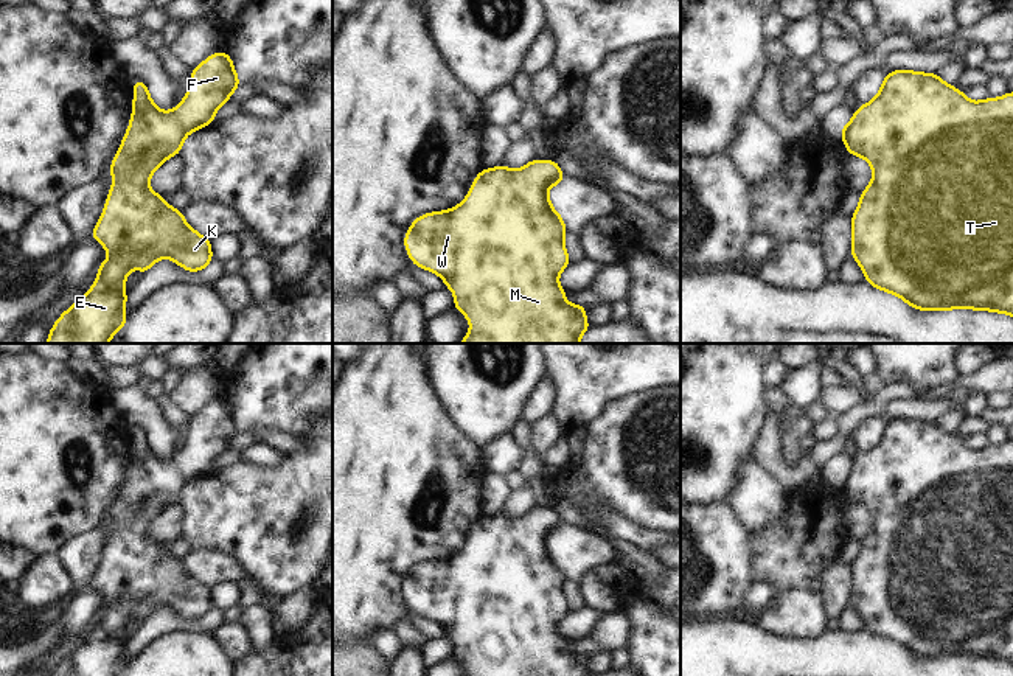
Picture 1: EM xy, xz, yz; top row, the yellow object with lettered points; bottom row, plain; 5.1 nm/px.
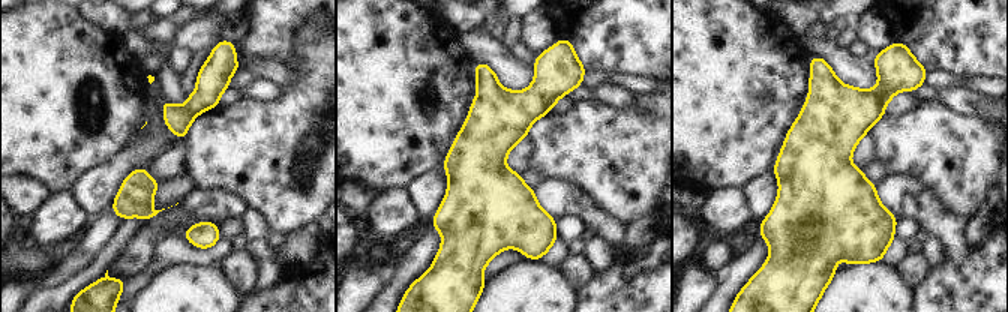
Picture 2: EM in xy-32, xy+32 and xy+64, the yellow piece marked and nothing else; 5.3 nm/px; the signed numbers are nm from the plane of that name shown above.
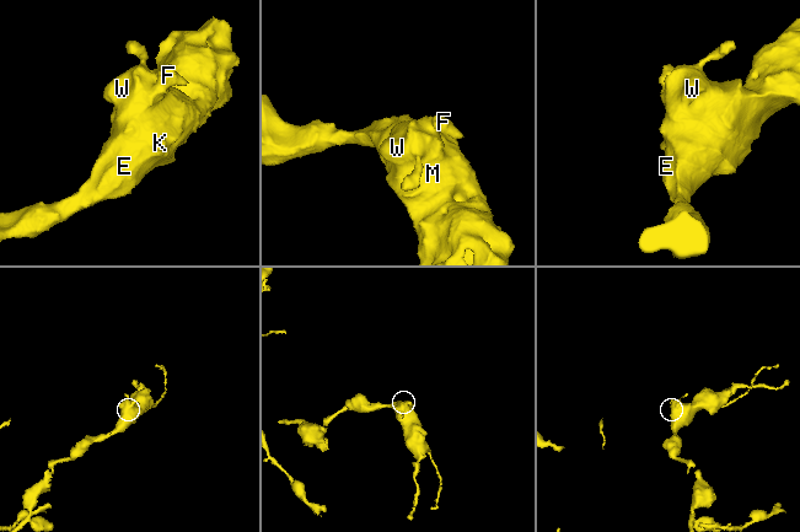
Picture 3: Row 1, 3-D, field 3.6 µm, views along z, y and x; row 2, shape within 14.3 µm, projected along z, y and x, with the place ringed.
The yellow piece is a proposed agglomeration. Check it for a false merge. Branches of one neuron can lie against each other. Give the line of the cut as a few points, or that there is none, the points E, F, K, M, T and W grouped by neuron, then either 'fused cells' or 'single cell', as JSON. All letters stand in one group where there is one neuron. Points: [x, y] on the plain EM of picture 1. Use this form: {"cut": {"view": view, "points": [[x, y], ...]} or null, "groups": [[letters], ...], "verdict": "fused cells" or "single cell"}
{"cut": null, "groups": [["E", "F", "K", "M", "T", "W"]], "verdict": "single cell"}

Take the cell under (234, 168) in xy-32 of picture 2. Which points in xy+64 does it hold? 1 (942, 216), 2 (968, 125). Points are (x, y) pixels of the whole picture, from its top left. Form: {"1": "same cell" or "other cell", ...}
{"1": "other cell", "2": "same cell"}

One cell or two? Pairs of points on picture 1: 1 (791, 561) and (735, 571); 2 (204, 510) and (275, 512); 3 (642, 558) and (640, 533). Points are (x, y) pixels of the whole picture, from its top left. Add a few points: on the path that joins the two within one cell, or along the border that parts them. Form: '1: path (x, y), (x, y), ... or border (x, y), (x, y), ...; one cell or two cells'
1: border (751, 540), (752, 571), (757, 580); two cells
2: path (221, 510), (258, 512); one cell
3: border (609, 532), (650, 554); two cells

